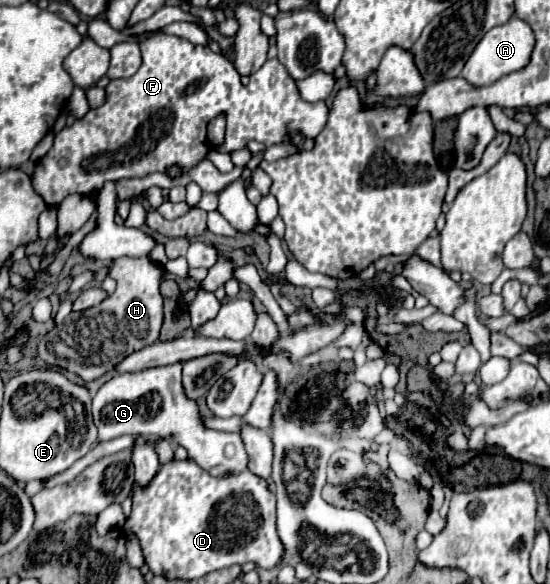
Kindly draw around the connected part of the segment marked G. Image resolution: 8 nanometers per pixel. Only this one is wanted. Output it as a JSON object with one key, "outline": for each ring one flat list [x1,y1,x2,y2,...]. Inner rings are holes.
{"outline":[[182,363,144,369,138,373,122,373,106,381,94,395,94,423,98,425,98,441,118,435,162,435,174,445,182,445,188,457,214,475,238,473,246,469,246,449,240,433,212,431,204,427,198,403,192,401,182,385]]}

